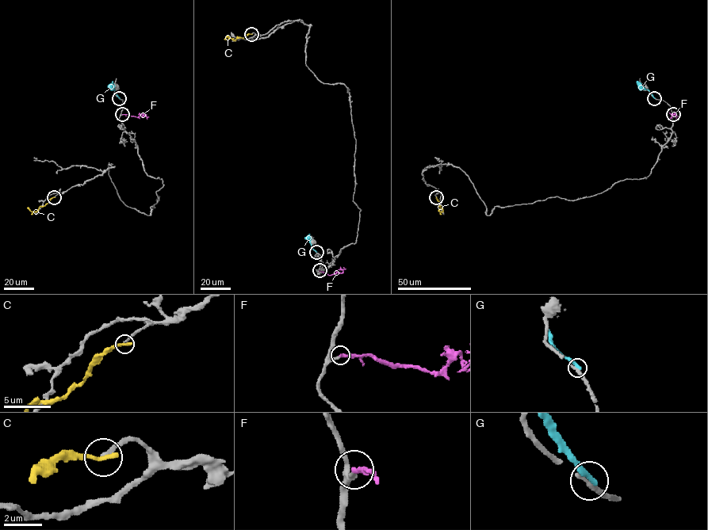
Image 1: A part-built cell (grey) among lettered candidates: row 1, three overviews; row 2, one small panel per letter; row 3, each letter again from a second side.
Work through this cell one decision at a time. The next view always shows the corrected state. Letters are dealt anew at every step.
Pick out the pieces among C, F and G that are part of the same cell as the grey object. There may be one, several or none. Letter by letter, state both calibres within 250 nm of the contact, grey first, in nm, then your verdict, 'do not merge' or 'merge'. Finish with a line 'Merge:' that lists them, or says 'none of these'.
C: 220/280 nm | do not merge
F: 240/260 nm | merge
G: 320/320 nm | do not merge
Merge: F

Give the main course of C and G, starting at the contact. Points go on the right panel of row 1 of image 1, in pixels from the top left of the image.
C: (437, 197), (442, 211), (438, 211), (442, 207)
G: (654, 98), (636, 81)

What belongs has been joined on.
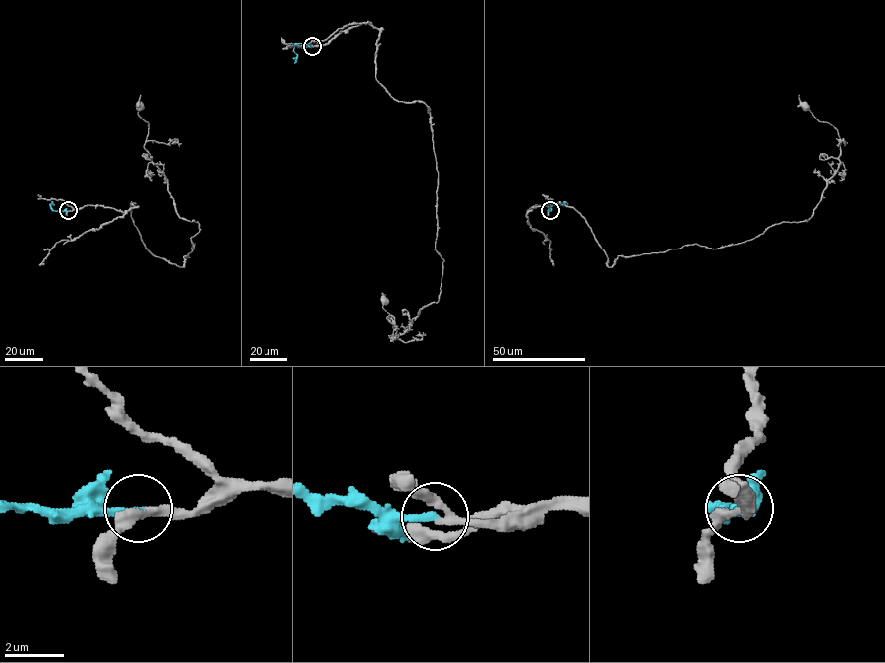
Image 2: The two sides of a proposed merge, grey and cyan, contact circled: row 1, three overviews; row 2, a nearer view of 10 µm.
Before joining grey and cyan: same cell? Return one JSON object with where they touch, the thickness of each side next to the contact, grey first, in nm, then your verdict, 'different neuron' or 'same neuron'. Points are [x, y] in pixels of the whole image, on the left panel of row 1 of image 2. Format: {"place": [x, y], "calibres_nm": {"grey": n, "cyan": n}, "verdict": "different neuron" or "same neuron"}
{"place": [68, 210], "calibres_nm": {"grey": 200, "cyan": 240}, "verdict": "same neuron"}

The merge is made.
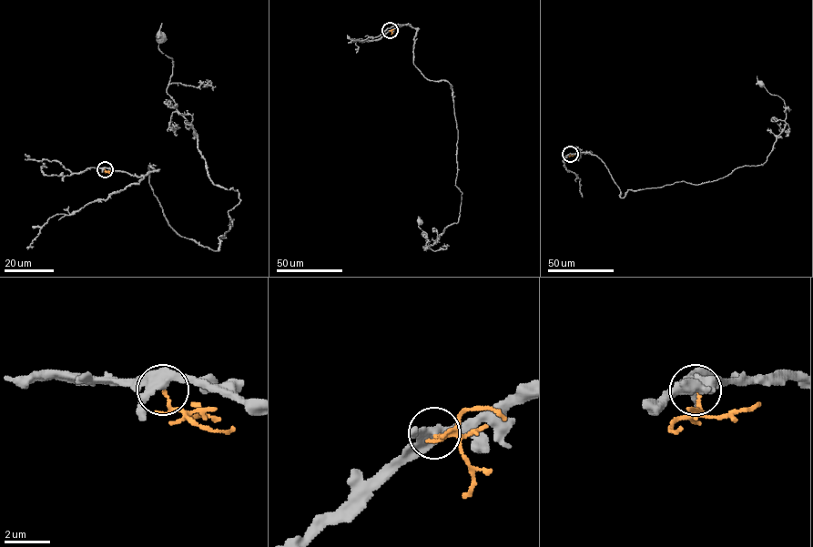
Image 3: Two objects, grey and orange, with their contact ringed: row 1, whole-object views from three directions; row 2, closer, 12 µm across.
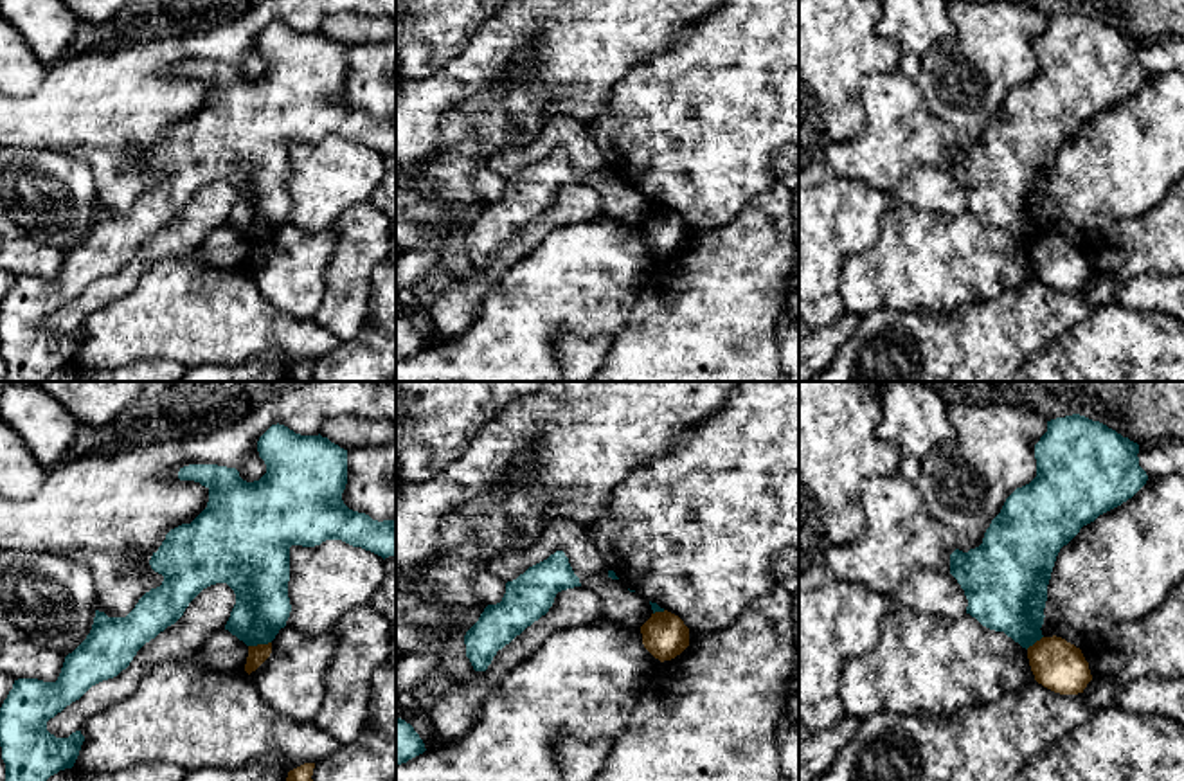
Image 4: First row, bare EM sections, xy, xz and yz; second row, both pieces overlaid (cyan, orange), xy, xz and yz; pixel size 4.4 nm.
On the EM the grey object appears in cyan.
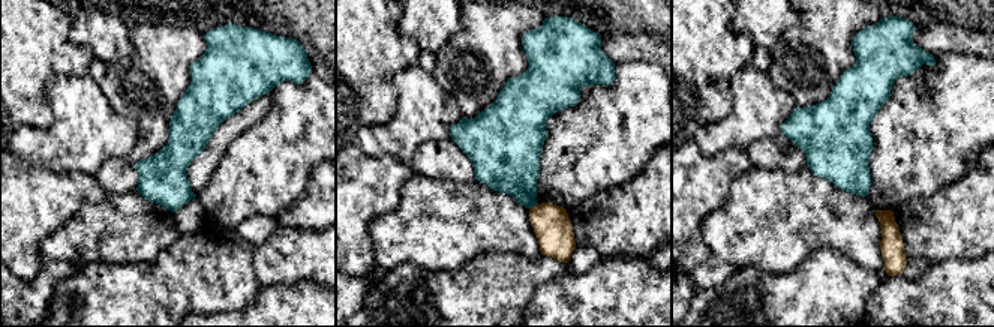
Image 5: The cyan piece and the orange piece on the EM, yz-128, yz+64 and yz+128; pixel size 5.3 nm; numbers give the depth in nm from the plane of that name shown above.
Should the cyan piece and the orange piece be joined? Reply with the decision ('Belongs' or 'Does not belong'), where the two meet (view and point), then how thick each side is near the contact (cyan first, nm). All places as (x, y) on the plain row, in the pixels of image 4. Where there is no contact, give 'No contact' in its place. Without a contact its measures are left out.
Does not belong. Touches cyan at xy (260, 240). Thickness 240 nm (cyan) against 80 nm

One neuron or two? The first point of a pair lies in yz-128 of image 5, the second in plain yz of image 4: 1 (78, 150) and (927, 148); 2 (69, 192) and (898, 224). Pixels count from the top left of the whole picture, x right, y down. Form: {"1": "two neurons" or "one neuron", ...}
{"1": "one neuron", "2": "two neurons"}

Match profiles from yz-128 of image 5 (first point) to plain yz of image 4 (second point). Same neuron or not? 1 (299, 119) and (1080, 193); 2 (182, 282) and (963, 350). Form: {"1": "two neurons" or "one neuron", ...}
{"1": "one neuron", "2": "one neuron"}

